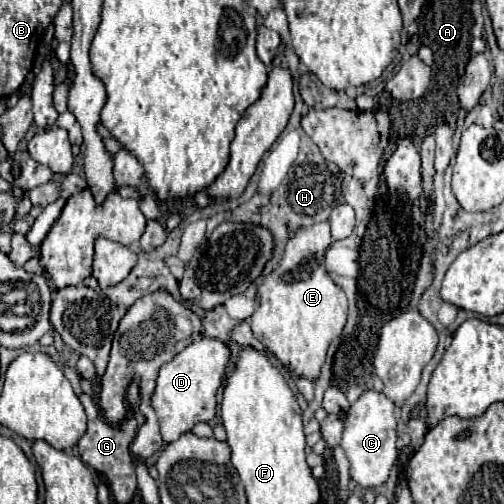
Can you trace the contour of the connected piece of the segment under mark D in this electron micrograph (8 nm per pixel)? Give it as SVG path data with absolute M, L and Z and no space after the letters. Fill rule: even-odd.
M200 338L176 354L160 368L156 390L150 404L160 420L160 434L164 444L178 440L180 434L190 432L200 422L210 422L216 416L216 390L222 384L230 350L214 338Z

